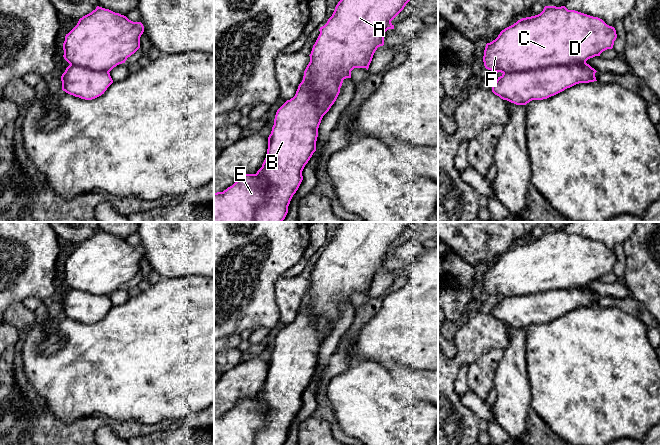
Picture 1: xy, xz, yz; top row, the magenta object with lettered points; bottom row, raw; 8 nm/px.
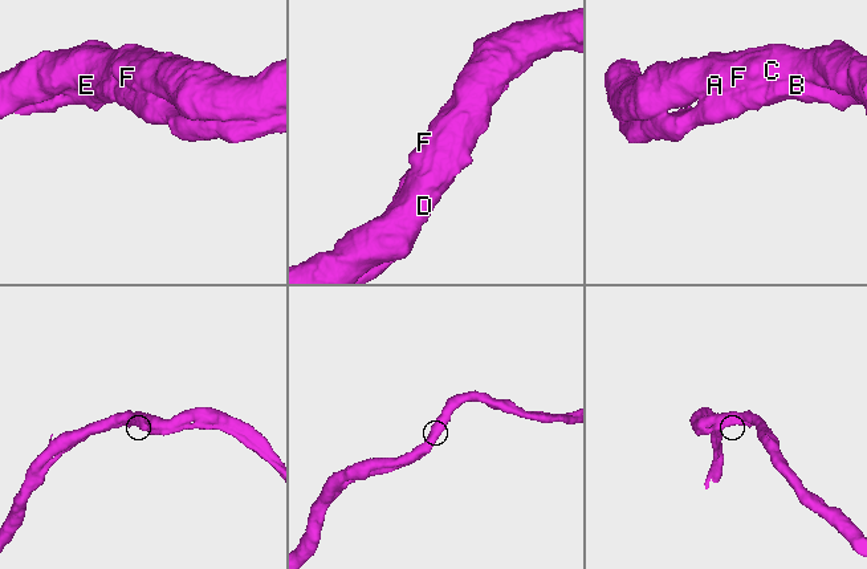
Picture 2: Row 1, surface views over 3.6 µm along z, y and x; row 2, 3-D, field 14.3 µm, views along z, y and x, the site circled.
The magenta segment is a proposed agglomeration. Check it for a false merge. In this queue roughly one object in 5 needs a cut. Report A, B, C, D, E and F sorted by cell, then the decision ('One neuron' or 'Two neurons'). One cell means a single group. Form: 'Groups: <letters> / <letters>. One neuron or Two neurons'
Groups: A B C D E F. One neuron

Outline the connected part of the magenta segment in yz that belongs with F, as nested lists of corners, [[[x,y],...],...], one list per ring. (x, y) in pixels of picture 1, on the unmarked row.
[[[545,230],[540,238],[518,244],[502,254],[495,264],[486,268],[483,280],[485,292],[502,297],[493,308],[492,316],[516,329],[526,329],[532,324],[547,323],[576,308],[597,305],[597,295],[586,285],[612,273],[616,262],[615,252],[598,241],[568,234],[565,230]]]

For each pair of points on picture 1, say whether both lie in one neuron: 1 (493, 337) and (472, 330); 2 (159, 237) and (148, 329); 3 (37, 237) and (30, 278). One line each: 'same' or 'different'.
1: same
2: different
3: same

